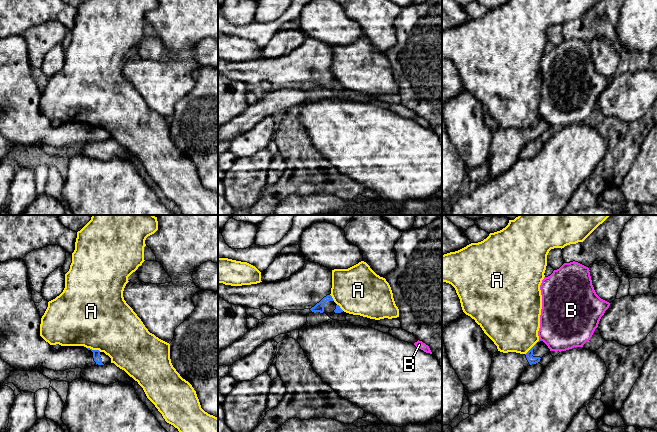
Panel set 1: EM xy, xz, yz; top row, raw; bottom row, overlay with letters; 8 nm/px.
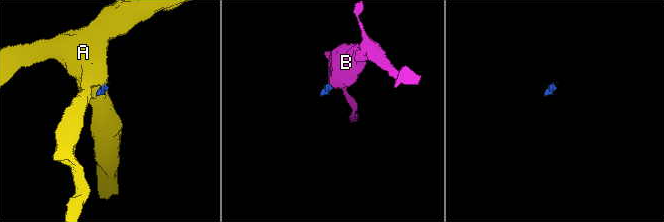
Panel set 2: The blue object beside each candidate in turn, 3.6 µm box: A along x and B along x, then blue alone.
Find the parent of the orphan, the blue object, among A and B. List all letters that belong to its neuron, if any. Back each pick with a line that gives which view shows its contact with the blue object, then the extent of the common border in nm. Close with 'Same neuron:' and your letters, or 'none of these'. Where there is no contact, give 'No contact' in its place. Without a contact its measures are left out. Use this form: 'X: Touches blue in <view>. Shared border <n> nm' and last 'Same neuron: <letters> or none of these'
Same neuron: none of these

